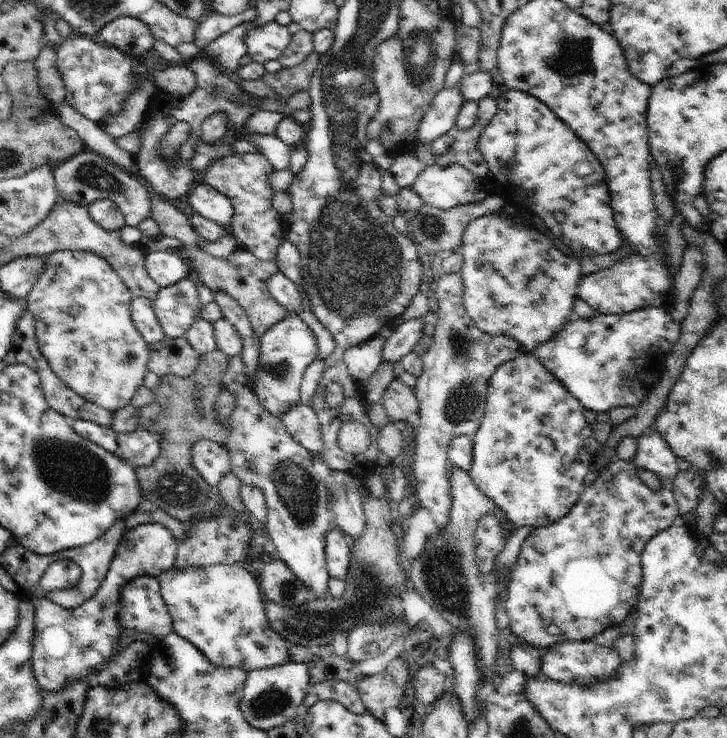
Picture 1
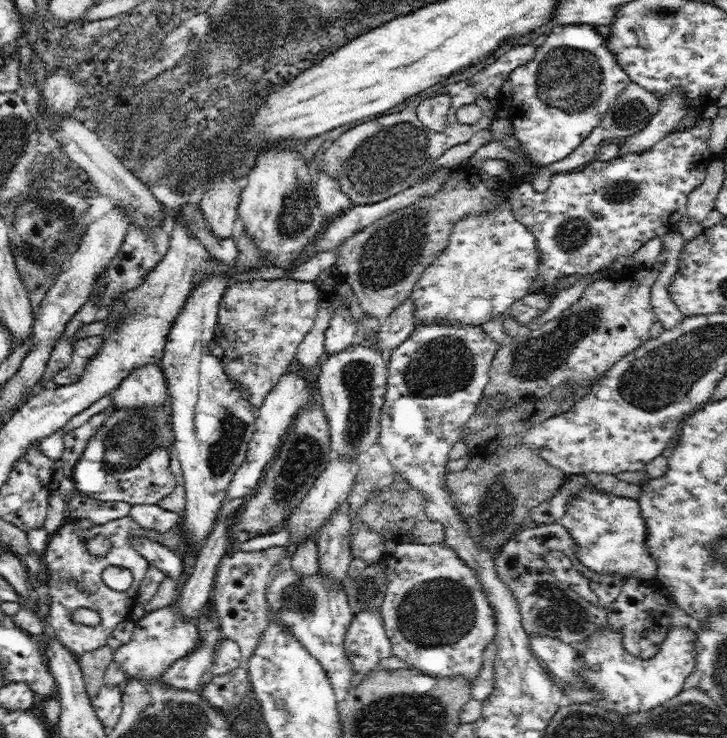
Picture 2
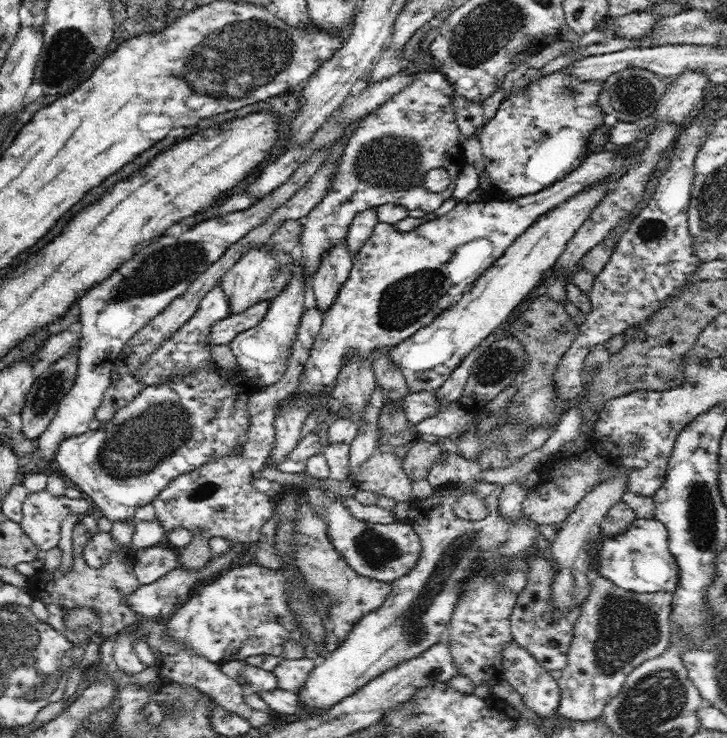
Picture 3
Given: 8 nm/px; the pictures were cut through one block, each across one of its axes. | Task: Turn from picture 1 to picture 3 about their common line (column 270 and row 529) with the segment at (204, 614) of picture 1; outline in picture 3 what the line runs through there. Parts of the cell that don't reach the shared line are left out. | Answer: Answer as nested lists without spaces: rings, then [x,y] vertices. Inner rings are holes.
[[[636,518],[626,531],[616,537],[608,537],[602,533],[601,542],[596,548],[596,571],[626,591],[663,591],[672,595],[677,592],[679,567],[669,550],[668,536],[665,525],[655,518]]]

